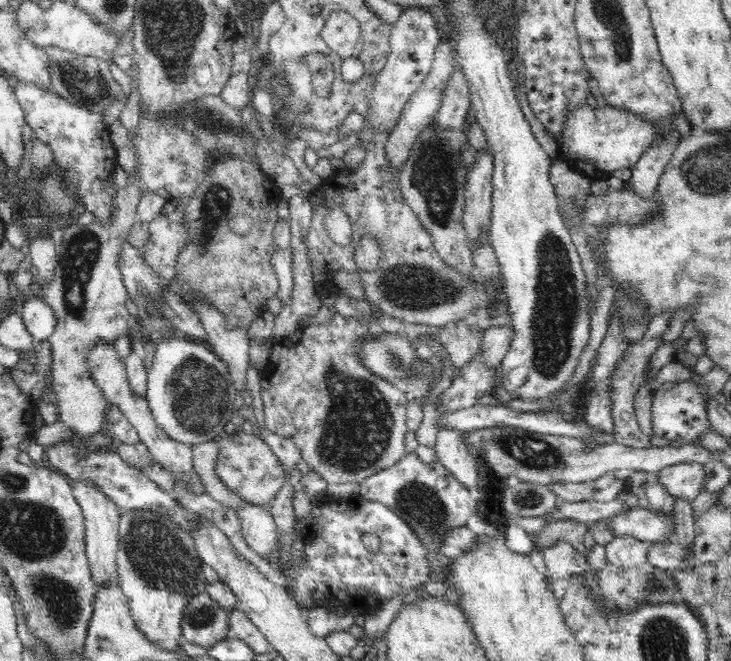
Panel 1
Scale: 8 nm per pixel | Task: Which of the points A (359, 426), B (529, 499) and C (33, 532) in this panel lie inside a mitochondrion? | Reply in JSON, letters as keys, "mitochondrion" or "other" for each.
{"A":"mitochondrion","B":"mitochondrion","C":"mitochondrion"}

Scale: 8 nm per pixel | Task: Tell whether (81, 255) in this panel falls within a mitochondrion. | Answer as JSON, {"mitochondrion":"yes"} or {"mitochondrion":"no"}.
{"mitochondrion":"yes"}

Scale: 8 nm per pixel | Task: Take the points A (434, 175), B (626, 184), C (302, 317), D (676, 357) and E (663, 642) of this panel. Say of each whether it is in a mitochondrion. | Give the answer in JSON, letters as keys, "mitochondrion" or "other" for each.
{"A":"mitochondrion","B":"other","C":"other","D":"other","E":"mitochondrion"}

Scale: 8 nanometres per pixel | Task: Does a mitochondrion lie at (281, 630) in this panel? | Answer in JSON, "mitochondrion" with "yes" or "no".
{"mitochondrion":"no"}

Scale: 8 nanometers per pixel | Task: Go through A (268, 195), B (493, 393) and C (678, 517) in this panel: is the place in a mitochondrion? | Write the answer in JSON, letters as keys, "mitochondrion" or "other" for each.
{"A":"other","B":"other","C":"other"}

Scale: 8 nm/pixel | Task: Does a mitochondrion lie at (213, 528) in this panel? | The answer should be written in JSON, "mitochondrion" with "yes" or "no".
{"mitochondrion":"no"}

